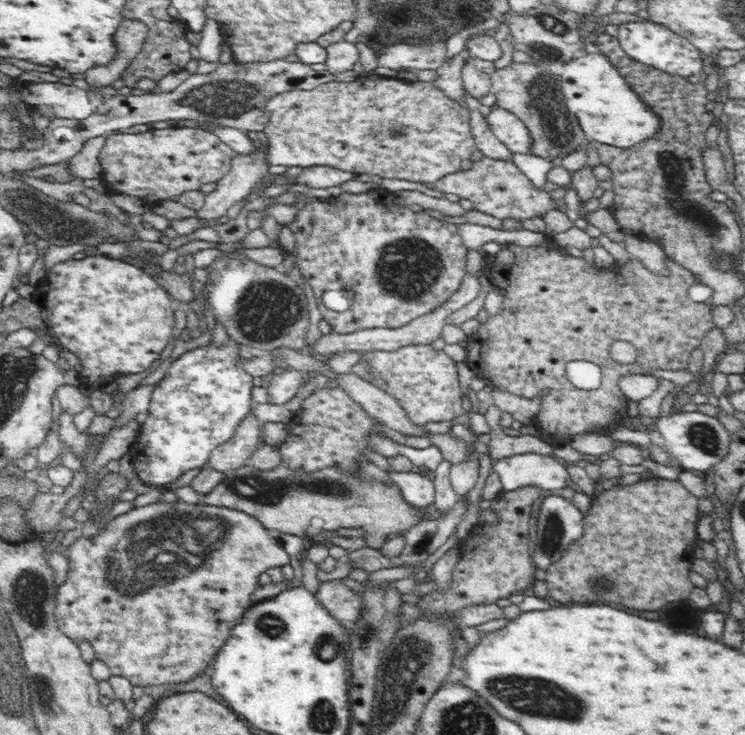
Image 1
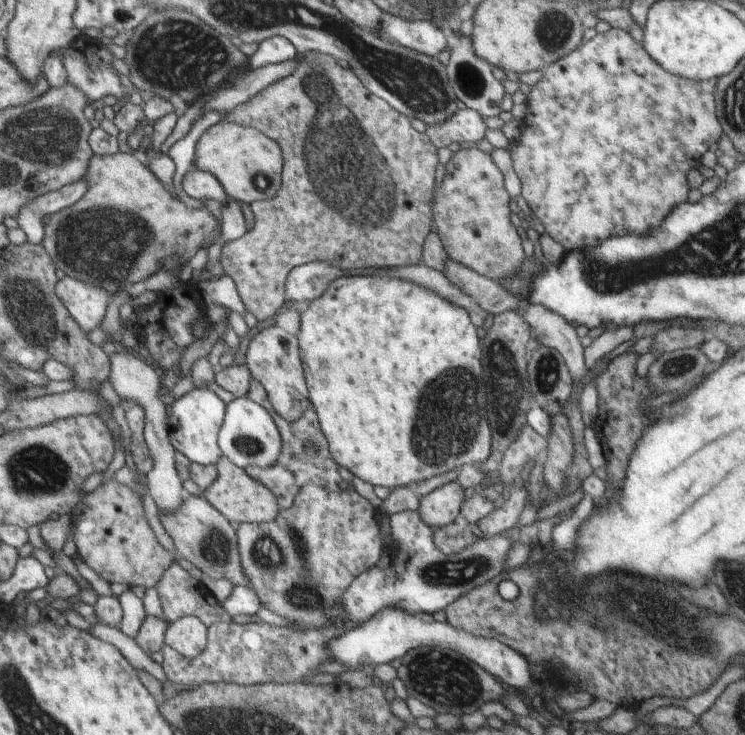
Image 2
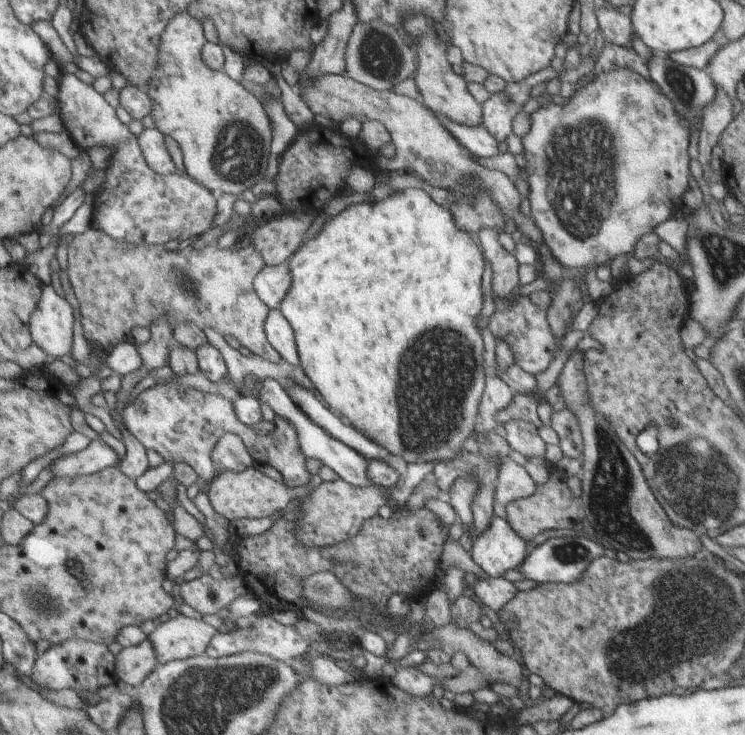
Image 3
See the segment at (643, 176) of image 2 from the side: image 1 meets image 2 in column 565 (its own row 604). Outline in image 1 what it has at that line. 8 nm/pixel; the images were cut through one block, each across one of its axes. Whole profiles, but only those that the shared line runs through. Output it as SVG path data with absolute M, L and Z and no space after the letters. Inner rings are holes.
M156 502L152 504L148 504L146 506L134 507L124 514L120 514L113 519L111 519L106 526L100 530L98 527L100 520L86 520L82 524L80 524L80 530L98 530L98 535L93 536L92 538L80 537L75 540L68 548L66 549L66 558L69 564L69 571L66 576L66 581L64 584L58 586L58 590L55 591L56 594L56 624L60 627L60 631L66 633L70 639L74 639L76 644L79 644L81 641L88 641L91 646L95 650L95 657L98 660L101 660L106 664L110 670L111 674L114 676L124 676L126 677L134 686L152 686L152 685L160 685L164 683L174 683L177 684L179 682L188 682L188 680L192 680L194 676L197 676L208 666L211 662L212 658L217 654L220 650L220 647L226 642L226 639L230 636L231 628L240 622L242 622L241 618L245 614L245 612L249 609L249 602L251 600L251 596L255 590L252 588L257 588L258 584L258 576L262 574L262 572L266 572L268 568L274 568L274 566L284 566L285 564L290 564L290 555L286 553L283 545L281 544L280 539L273 538L270 536L270 532L268 532L267 528L262 526L261 522L258 522L256 518L246 514L245 512L240 512L238 510L232 510L231 508L224 508L218 506L208 506L202 502L198 504L186 504L185 502Z

